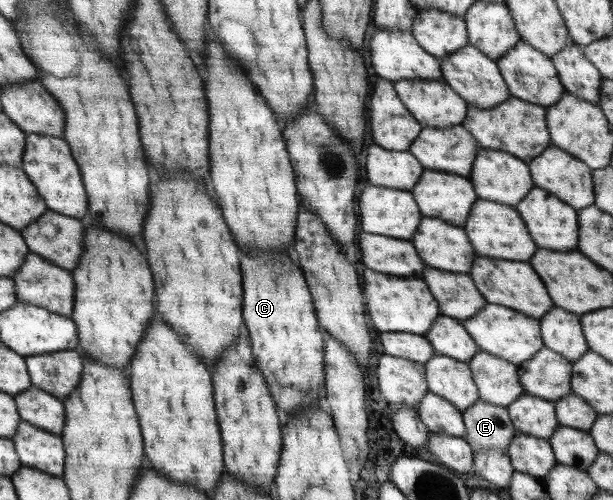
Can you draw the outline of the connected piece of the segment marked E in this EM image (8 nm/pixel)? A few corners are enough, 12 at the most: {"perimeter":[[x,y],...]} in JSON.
{"perimeter":[[477,400],[462,412],[472,452],[505,451],[517,434],[506,408]]}

